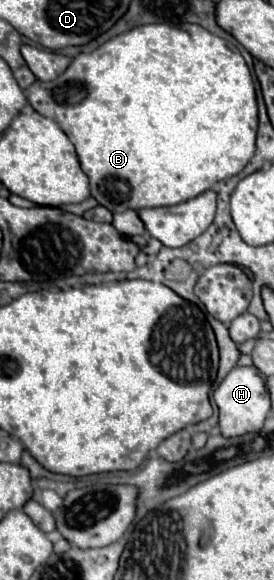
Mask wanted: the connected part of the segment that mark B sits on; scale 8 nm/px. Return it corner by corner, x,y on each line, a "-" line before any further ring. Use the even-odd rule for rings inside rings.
144,24
138,28
131,28
126,32
108,40
100,48
96,48
90,54
78,54
68,70
60,74
56,80
42,82
36,80
30,88
24,90
28,94
28,102
32,108
54,120
64,134
70,138
78,152
80,166
84,174
90,178
90,192
92,196
110,212
124,212
128,208
140,210
140,208
156,208
156,206
172,206
180,204
184,200
190,200
206,190
210,190
214,184
218,184
224,178
230,178
238,174
254,156
254,144
256,144
256,128
258,128
258,106
256,106
256,90
250,76
250,70
238,52
238,48
230,48
226,40
214,36
212,32
204,30
202,26
174,26
174,24

